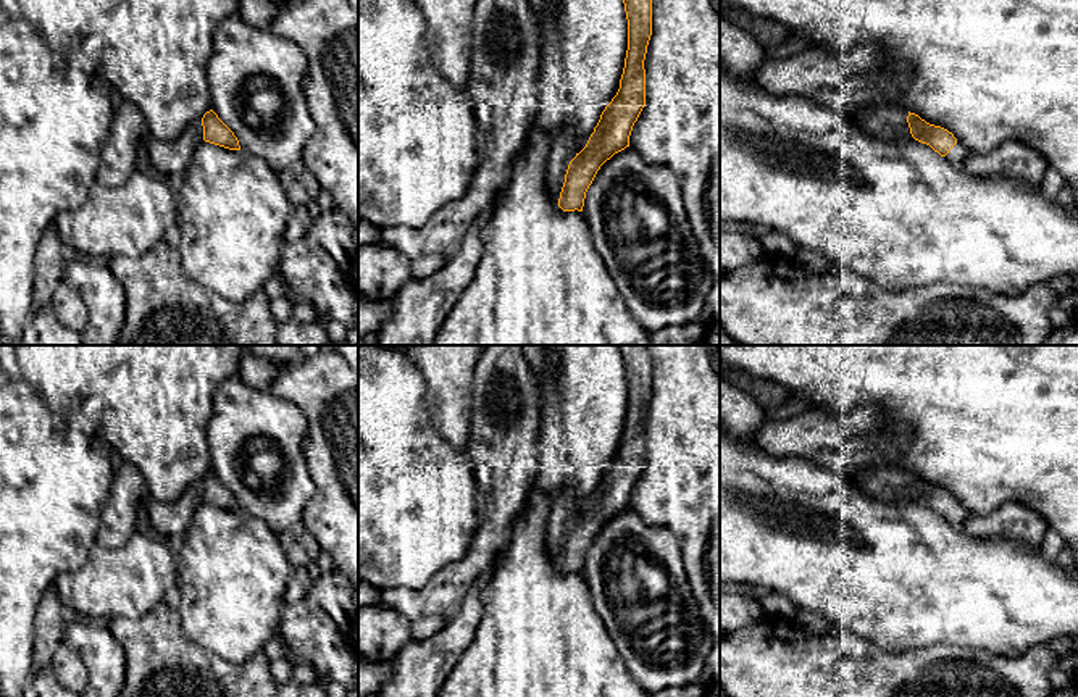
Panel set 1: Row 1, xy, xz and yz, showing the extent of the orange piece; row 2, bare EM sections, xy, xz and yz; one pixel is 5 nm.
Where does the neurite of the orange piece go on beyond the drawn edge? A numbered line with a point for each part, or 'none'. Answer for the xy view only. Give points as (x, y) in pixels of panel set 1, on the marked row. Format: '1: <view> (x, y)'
1: xy (165, 158)

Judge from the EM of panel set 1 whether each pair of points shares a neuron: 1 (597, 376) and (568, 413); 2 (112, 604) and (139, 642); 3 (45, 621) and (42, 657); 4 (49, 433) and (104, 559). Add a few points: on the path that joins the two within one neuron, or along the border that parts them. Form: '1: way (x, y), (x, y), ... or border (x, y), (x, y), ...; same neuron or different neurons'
1: way (588, 386), (578, 404); same neuron
2: border (155, 605), (139, 617), (113, 617), (107, 621); different neurons
3: way (45, 630), (44, 649); same neuron
4: border (96, 542), (89, 557), (70, 571); different neurons

